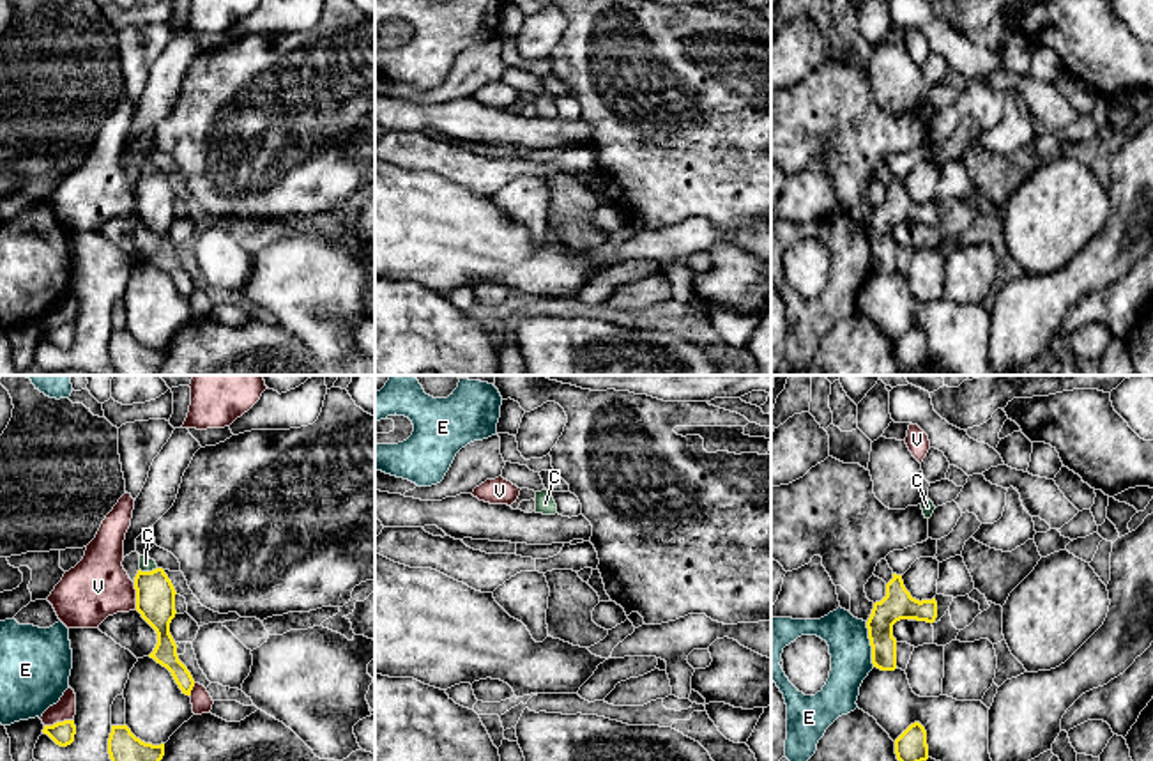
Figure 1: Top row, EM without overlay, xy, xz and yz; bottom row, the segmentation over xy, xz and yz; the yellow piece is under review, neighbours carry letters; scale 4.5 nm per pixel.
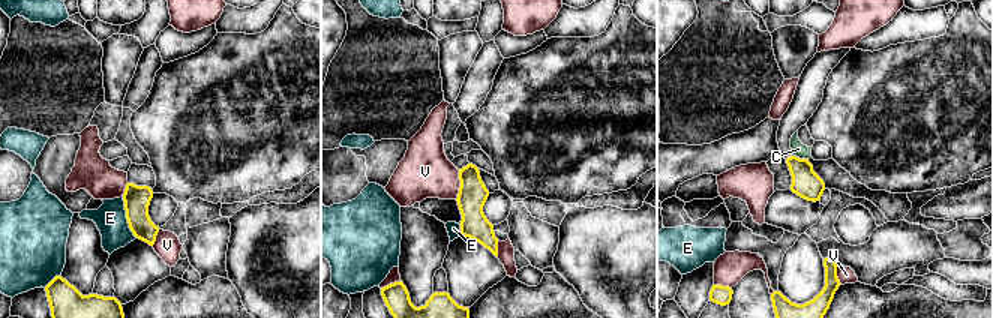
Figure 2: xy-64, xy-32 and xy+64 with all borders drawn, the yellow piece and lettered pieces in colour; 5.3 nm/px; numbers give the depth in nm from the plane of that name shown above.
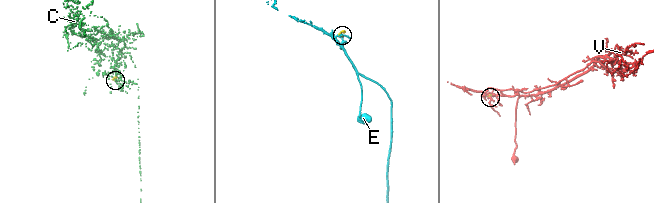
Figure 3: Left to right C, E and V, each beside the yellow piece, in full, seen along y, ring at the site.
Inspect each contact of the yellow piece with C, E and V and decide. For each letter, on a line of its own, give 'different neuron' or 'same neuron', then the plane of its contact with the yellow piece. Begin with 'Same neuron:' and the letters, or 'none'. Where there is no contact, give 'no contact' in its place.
Same neuron: none
C: different neuron; meets yellow in xy
E: different neuron; meets yellow in yz
V: different neuron; meets yellow in xy

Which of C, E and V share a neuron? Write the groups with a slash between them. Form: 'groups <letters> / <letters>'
groups C / E / V

